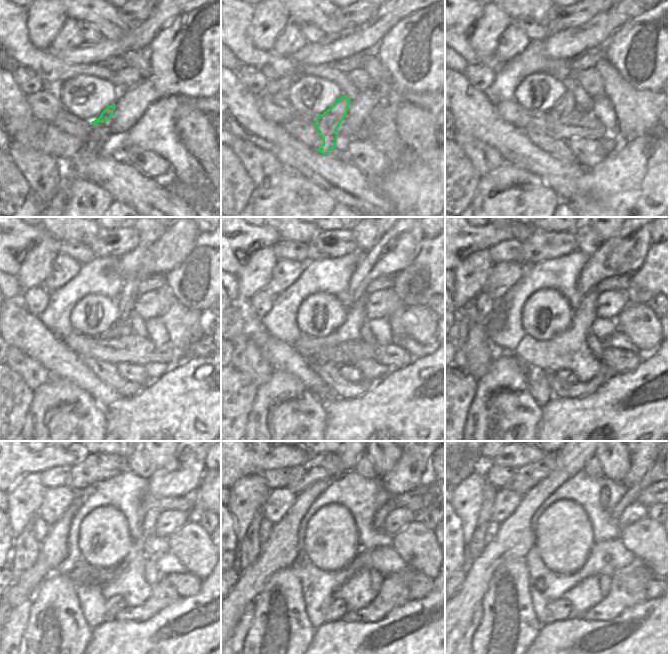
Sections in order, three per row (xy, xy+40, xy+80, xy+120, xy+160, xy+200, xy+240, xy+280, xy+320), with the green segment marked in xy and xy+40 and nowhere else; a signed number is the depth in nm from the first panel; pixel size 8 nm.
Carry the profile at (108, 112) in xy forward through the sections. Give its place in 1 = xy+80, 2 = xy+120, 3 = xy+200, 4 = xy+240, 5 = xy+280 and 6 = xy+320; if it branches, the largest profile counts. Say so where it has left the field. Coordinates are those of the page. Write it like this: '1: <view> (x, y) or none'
1: xy+80 (567, 104)
2: xy+120 (174, 245)
3: xy+200 (624, 253)
4: xy+240 (183, 474)
5: xy+280 (406, 476)
6: xy+320 (640, 461)

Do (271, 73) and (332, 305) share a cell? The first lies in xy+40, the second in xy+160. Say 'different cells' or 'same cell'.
different cells

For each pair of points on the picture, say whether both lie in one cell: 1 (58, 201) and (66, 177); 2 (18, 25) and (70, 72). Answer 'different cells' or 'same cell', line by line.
1: same cell
2: same cell

